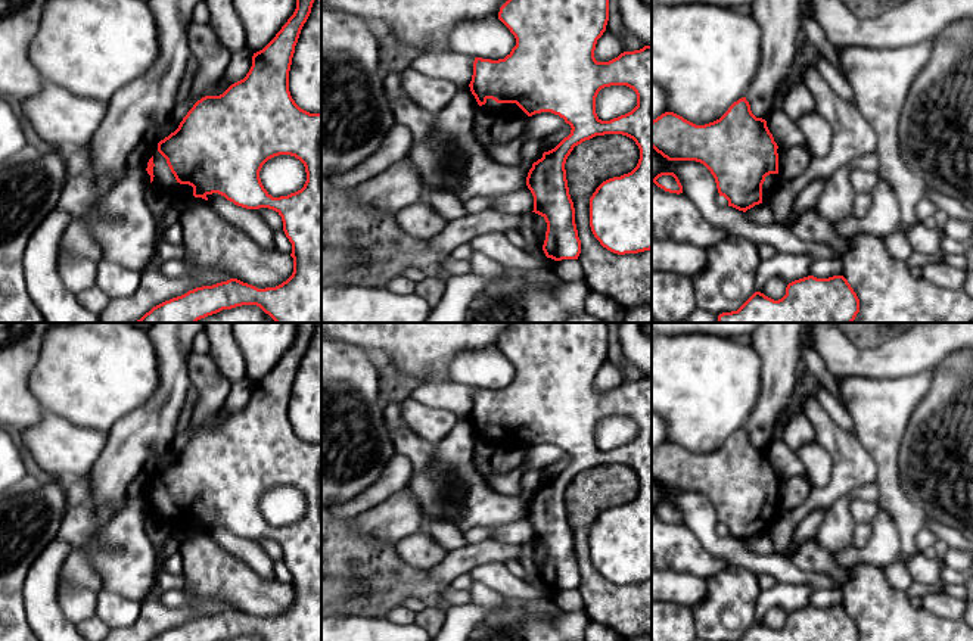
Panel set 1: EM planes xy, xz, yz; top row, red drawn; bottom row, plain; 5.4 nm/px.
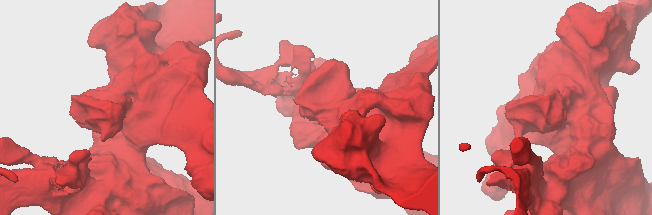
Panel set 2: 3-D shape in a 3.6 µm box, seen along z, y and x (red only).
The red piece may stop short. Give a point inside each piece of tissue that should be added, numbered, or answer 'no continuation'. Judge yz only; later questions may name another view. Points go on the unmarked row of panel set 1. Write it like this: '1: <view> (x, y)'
1: yz (768, 516)

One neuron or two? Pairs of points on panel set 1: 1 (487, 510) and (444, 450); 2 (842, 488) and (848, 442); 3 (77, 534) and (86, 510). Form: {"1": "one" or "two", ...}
{"1": "one", "2": "one", "3": "one"}

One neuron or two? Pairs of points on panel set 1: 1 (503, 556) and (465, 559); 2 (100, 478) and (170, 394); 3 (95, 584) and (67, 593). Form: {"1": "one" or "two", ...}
{"1": "one", "2": "one", "3": "two"}

